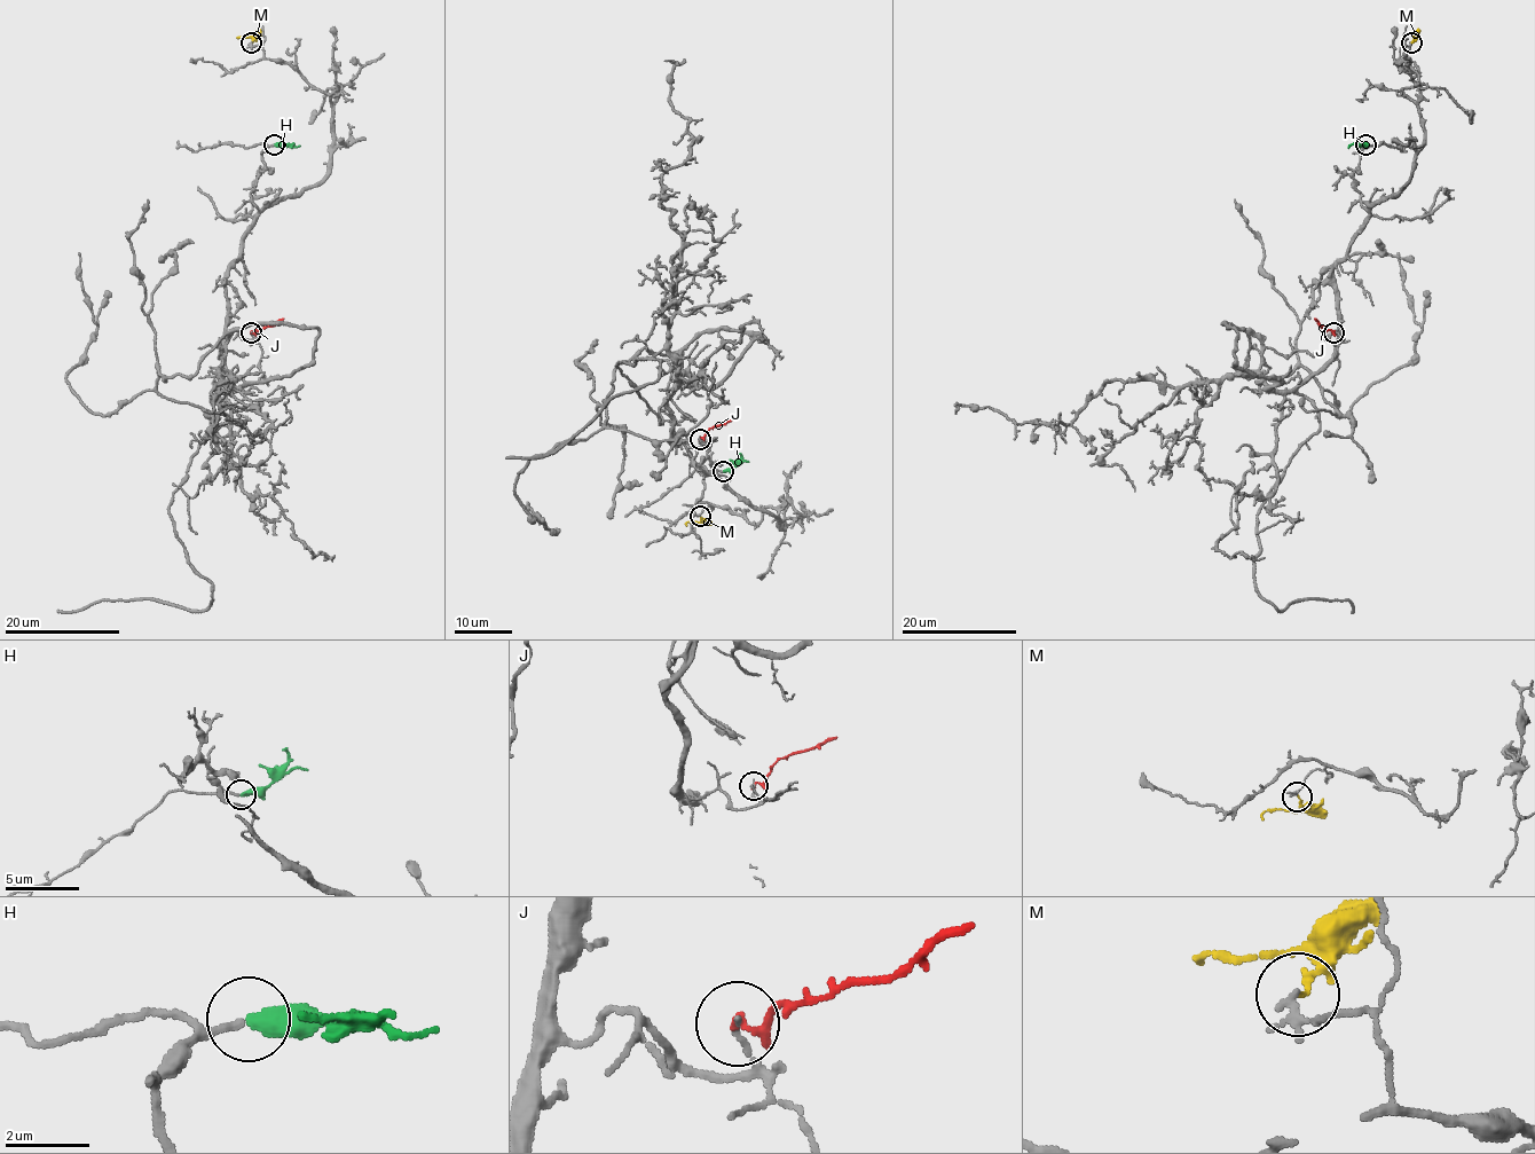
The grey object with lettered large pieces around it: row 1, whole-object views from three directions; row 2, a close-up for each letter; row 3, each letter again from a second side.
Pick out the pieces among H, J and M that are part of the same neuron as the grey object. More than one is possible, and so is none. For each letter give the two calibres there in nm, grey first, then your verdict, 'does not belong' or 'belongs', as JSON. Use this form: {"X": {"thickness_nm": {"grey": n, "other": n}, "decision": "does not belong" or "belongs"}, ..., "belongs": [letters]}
{"H": {"thickness_nm": {"grey": 170, "other": 320}, "decision": "belongs"}, "J": {"thickness_nm": {"grey": 140, "other": 200}, "decision": "does not belong"}, "M": {"thickness_nm": {"grey": 200, "other": 150}, "decision": "does not belong"}, "belongs": ["H"]}

